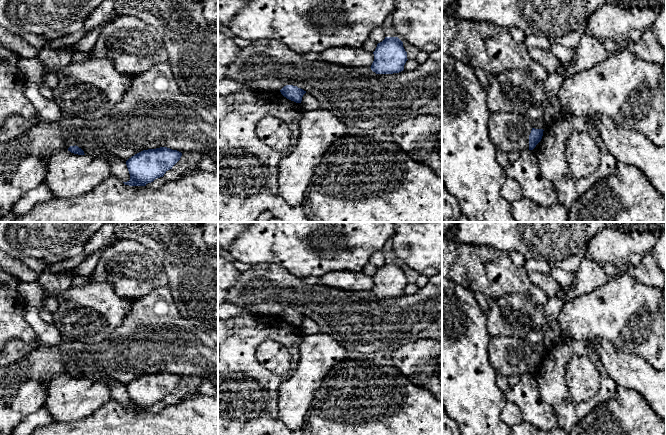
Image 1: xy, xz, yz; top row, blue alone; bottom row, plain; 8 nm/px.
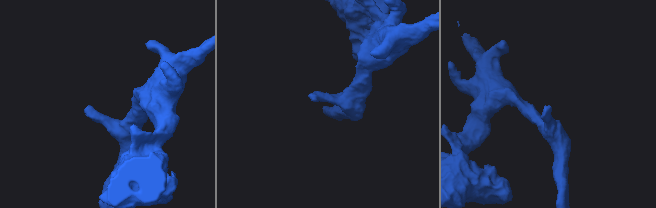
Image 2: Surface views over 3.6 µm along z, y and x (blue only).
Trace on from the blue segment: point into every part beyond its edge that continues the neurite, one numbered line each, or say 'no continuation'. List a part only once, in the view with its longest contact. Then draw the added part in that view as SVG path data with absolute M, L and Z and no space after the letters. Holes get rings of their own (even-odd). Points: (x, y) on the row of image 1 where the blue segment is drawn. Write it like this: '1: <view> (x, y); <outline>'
no continuation

